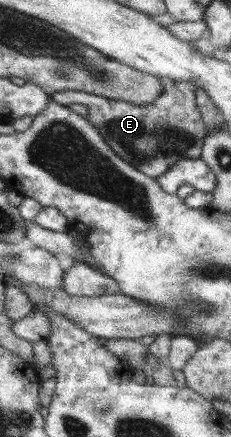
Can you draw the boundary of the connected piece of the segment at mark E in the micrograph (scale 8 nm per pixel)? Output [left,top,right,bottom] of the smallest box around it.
[50,78,207,179]

